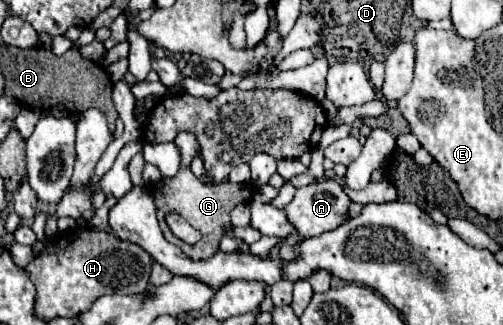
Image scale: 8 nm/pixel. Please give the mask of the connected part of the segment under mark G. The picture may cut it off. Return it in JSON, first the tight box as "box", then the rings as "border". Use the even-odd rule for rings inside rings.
{"box":[149,132,253,260],"border":[[[179,132],[179,136],[175,138],[175,146],[179,148],[181,154],[181,166],[179,172],[171,178],[161,178],[157,184],[149,186],[149,192],[155,200],[155,208],[157,208],[157,220],[159,226],[163,230],[163,236],[179,246],[191,260],[207,260],[211,258],[217,250],[219,250],[219,240],[223,236],[223,228],[229,226],[229,210],[235,208],[237,204],[249,204],[253,198],[253,188],[249,184],[219,184],[219,186],[205,186],[201,180],[195,178],[195,174],[191,172],[189,164],[193,160],[193,156],[199,154],[199,144],[195,140],[195,136],[191,132]],[[169,212],[177,212],[181,214],[193,228],[197,228],[201,232],[201,240],[193,246],[185,244],[183,240],[175,238],[169,230],[169,226],[165,224],[165,214]]]}

